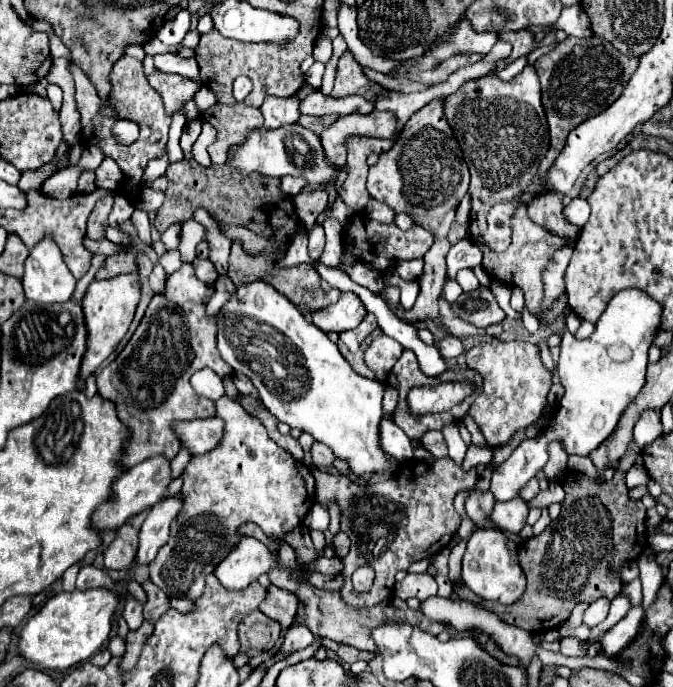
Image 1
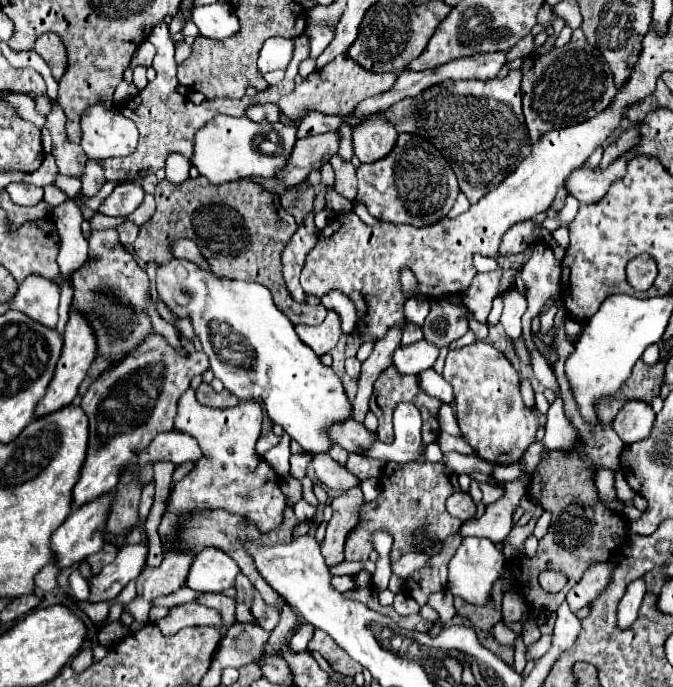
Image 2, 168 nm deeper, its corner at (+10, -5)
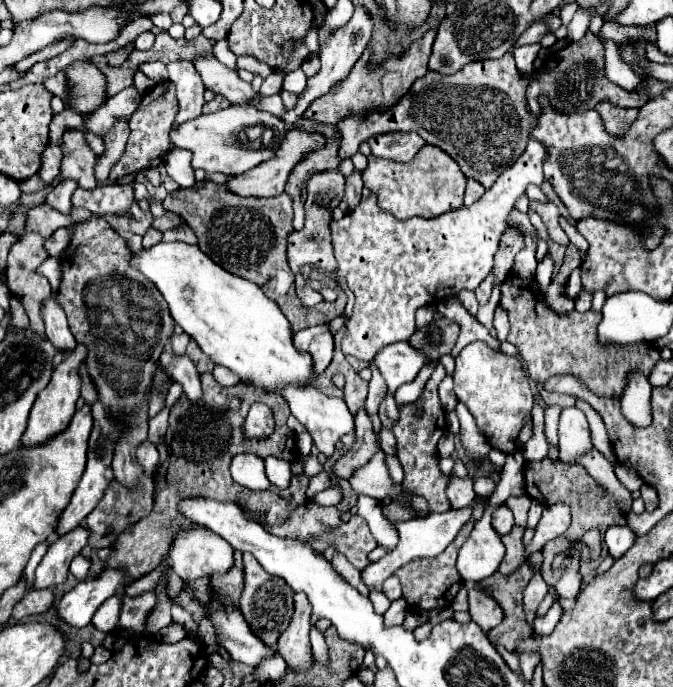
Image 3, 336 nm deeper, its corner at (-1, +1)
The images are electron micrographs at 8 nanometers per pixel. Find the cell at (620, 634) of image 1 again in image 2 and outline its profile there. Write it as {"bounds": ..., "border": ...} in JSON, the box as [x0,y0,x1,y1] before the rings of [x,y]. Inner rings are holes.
{"bounds":[617,578,645,630],"border":[[[641,578],[633,580],[627,586],[627,592],[619,602],[619,610],[617,610],[617,626],[619,626],[619,630],[627,630],[637,620],[643,596],[645,596],[645,582]]]}

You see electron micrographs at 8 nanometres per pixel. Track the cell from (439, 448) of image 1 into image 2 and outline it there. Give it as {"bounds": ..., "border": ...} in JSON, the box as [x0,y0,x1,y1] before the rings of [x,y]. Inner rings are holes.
{"bounds":[365,404,443,464],"border":[[[399,404],[395,408],[393,413],[393,429],[394,440],[391,444],[375,442],[371,446],[371,450],[367,450],[365,454],[371,456],[371,458],[379,458],[379,460],[385,460],[385,462],[397,462],[397,464],[407,464],[407,462],[413,462],[417,458],[425,458],[427,462],[439,462],[441,460],[443,452],[441,452],[439,444],[435,444],[435,442],[423,444],[423,438],[421,438],[421,414],[419,414],[419,410],[413,404]]]}

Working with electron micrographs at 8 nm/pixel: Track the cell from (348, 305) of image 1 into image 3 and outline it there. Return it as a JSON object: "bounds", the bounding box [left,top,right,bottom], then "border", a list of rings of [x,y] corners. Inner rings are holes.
{"bounds":[292,324,334,376],"border":[[[326,324],[296,332],[292,338],[292,344],[296,344],[298,352],[308,352],[312,356],[312,370],[316,372],[316,376],[322,374],[332,360],[334,338],[328,332]]]}

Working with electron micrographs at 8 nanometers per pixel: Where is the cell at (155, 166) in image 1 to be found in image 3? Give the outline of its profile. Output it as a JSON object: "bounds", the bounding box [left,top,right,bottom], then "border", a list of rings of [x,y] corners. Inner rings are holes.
{"bounds":[19,174,49,194],"border":[[[35,174],[28,180],[19,183],[19,188],[22,193],[32,194],[48,188],[49,185],[44,184],[38,174]]]}

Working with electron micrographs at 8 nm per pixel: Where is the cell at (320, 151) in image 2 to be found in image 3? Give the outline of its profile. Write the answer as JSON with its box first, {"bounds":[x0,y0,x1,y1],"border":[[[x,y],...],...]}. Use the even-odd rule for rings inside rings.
{"bounds":[224,128,324,196],"border":[[[298,128],[290,130],[284,144],[280,144],[280,148],[276,150],[276,156],[272,156],[270,160],[266,160],[264,164],[258,164],[256,168],[240,174],[240,176],[234,176],[234,178],[228,178],[228,182],[224,184],[230,192],[238,192],[240,196],[278,196],[284,192],[284,186],[288,182],[288,176],[292,172],[292,168],[304,158],[304,154],[308,154],[310,150],[318,150],[324,146],[324,136],[322,134],[308,134],[308,132],[302,132]]]}

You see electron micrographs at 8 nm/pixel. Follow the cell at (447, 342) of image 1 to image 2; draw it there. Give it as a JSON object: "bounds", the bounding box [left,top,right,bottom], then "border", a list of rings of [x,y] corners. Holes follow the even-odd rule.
{"bounds":[393,342,439,374],"border":[[[415,342],[411,346],[399,346],[393,354],[393,364],[401,374],[419,374],[435,364],[439,348],[431,342]]]}

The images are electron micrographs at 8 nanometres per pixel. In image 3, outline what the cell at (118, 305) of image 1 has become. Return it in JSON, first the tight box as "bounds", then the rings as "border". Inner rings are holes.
{"bounds":[20,346,86,448],"border":[[[76,346],[76,350],[64,358],[62,364],[56,366],[50,384],[40,392],[40,396],[36,398],[36,404],[32,406],[32,412],[28,416],[28,428],[24,430],[24,436],[20,440],[22,446],[30,448],[30,446],[40,446],[46,444],[48,438],[60,434],[64,428],[68,428],[74,412],[76,412],[76,400],[80,398],[80,376],[78,376],[78,368],[82,366],[86,358],[86,348],[84,346]]]}

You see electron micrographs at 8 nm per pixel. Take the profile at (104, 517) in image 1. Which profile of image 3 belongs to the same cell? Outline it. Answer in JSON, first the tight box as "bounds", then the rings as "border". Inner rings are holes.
{"bounds":[32,526,88,588],"border":[[[78,526],[72,532],[60,536],[56,542],[48,546],[48,552],[44,554],[42,562],[38,564],[34,572],[34,584],[32,588],[52,588],[66,580],[68,566],[76,554],[88,544],[88,530]]]}

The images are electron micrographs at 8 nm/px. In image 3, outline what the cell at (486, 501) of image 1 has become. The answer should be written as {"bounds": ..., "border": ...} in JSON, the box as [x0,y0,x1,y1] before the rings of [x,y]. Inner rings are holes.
{"bounds":[446,474,476,508],"border":[[[450,474],[446,496],[452,508],[466,508],[476,496],[472,490],[472,478],[458,478]]]}

